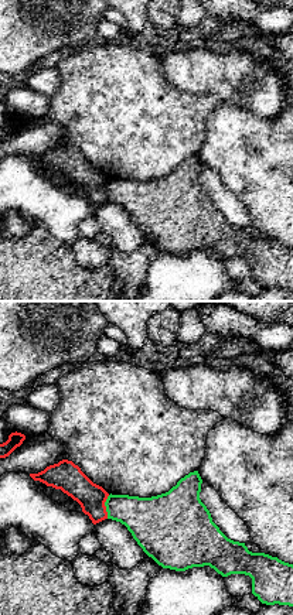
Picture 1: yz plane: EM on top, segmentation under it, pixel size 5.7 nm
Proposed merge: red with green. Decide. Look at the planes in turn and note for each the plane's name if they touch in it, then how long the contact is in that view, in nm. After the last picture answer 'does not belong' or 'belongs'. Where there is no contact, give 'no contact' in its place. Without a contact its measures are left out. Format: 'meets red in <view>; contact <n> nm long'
meets red in yz; contact 140 nm long

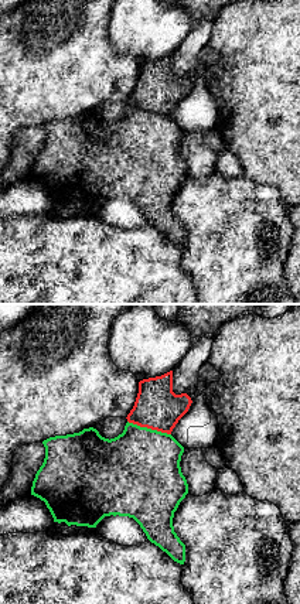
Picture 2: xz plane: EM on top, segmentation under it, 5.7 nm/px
meets red in xz; contact 260 nm long

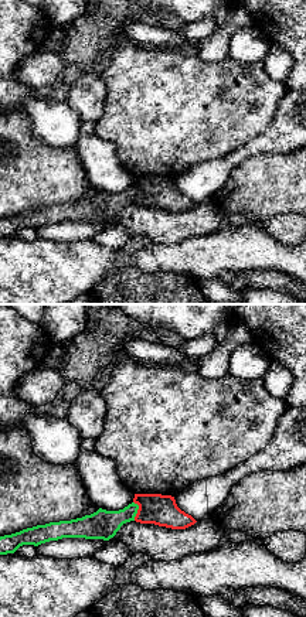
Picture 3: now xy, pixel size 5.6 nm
meets red in xy; contact 110 nm long

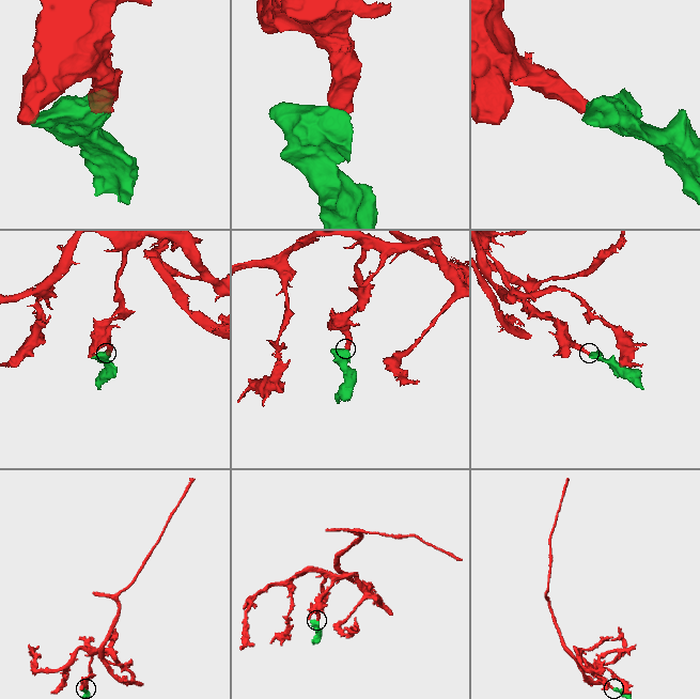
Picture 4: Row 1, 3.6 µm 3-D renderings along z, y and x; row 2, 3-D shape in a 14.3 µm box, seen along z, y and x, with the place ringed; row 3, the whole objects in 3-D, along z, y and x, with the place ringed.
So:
does not belong

